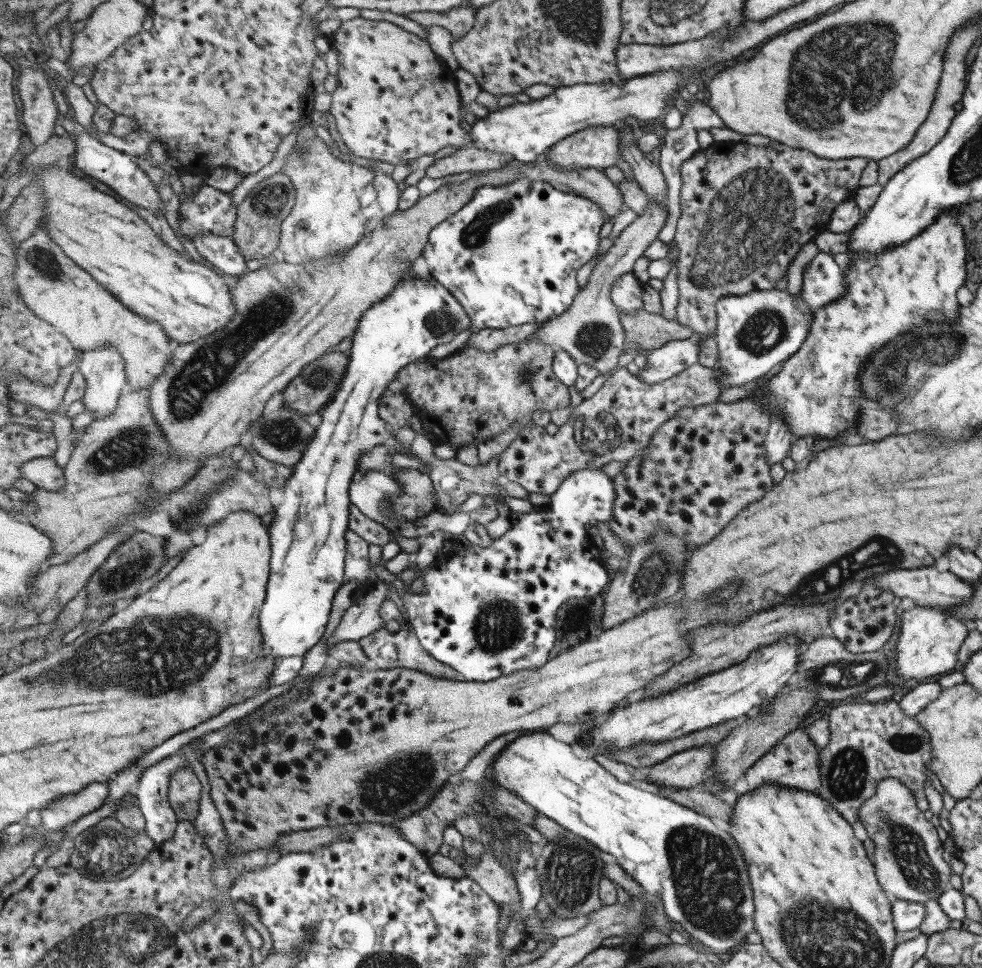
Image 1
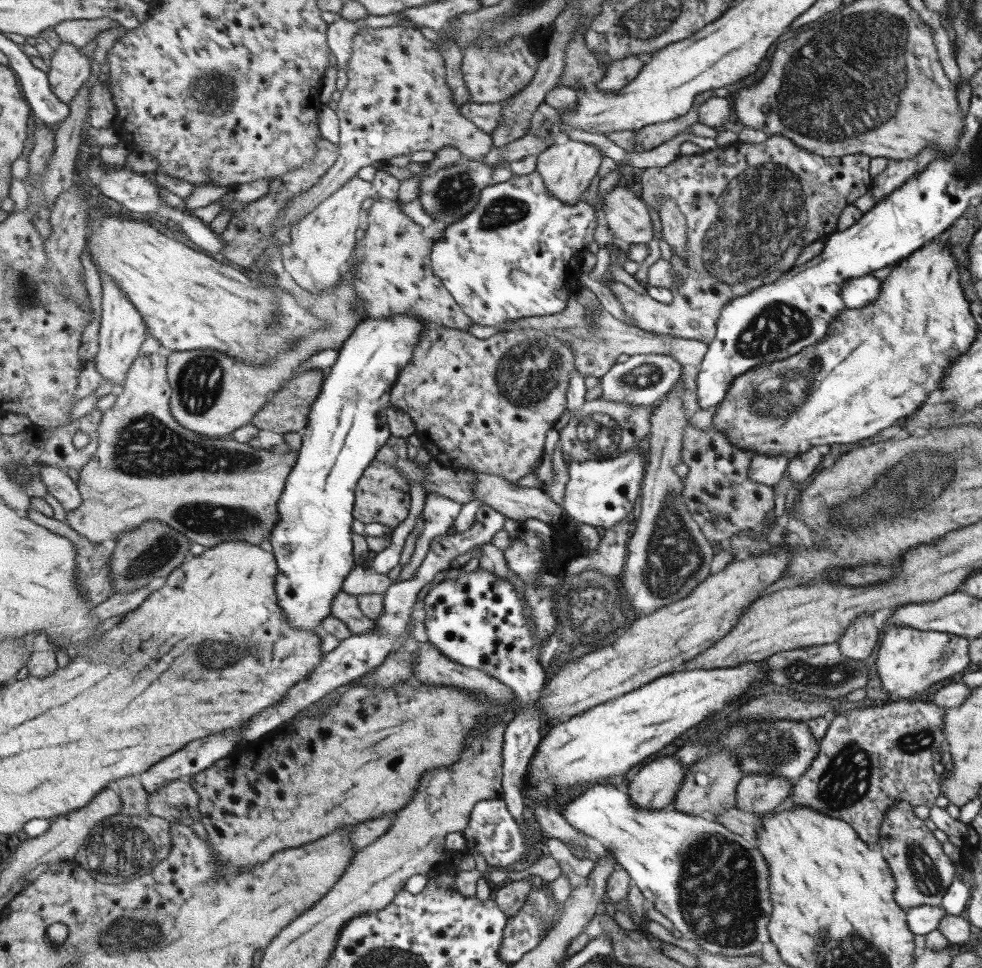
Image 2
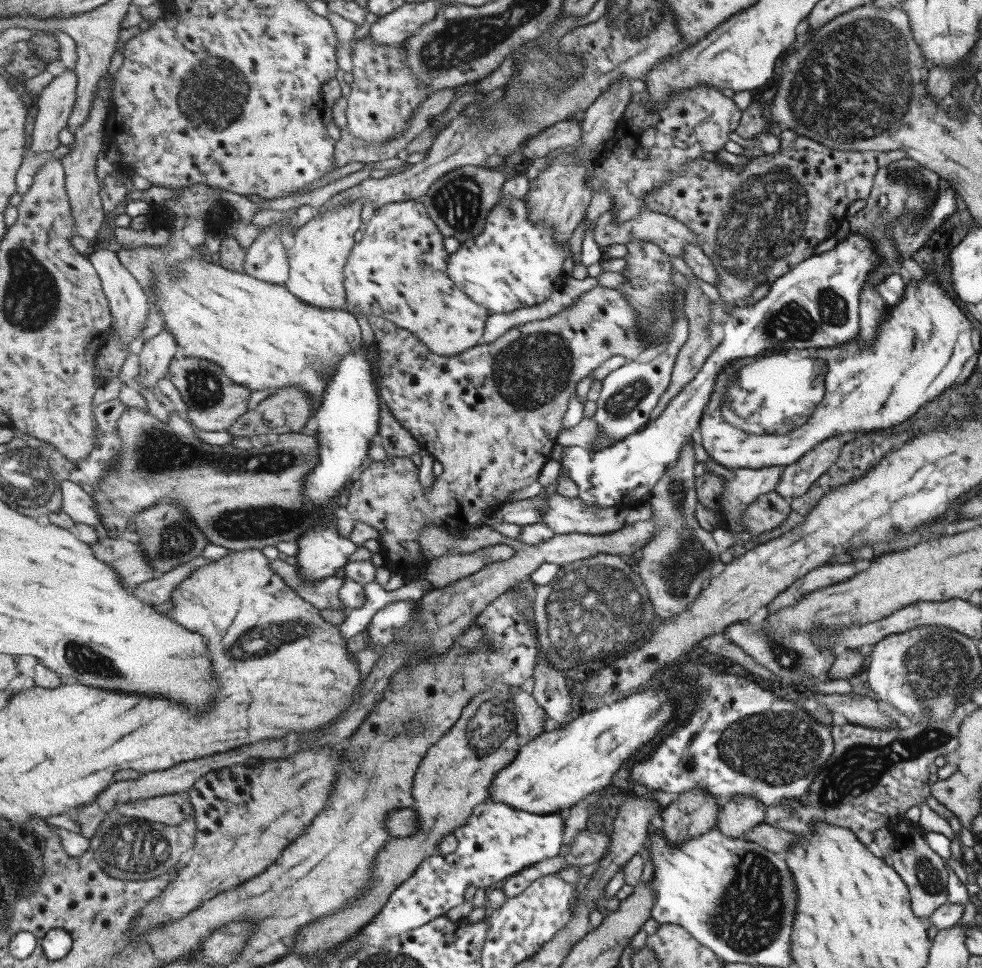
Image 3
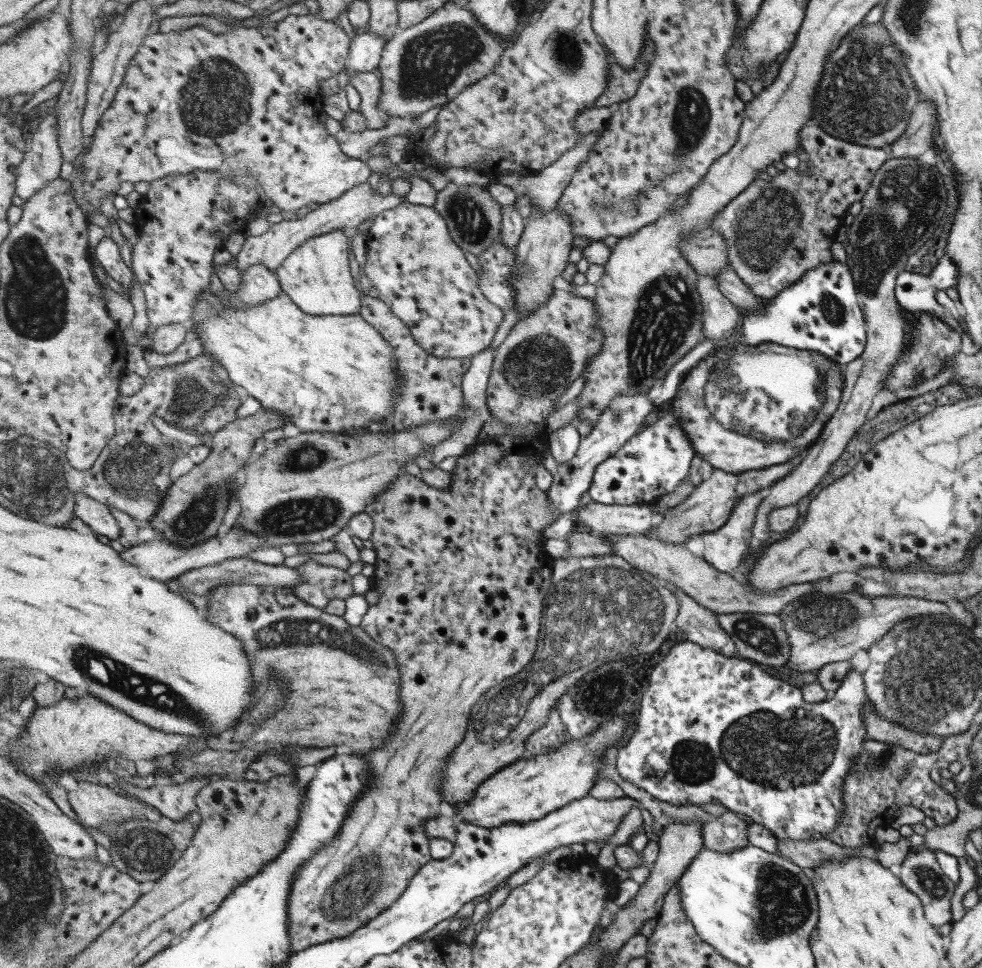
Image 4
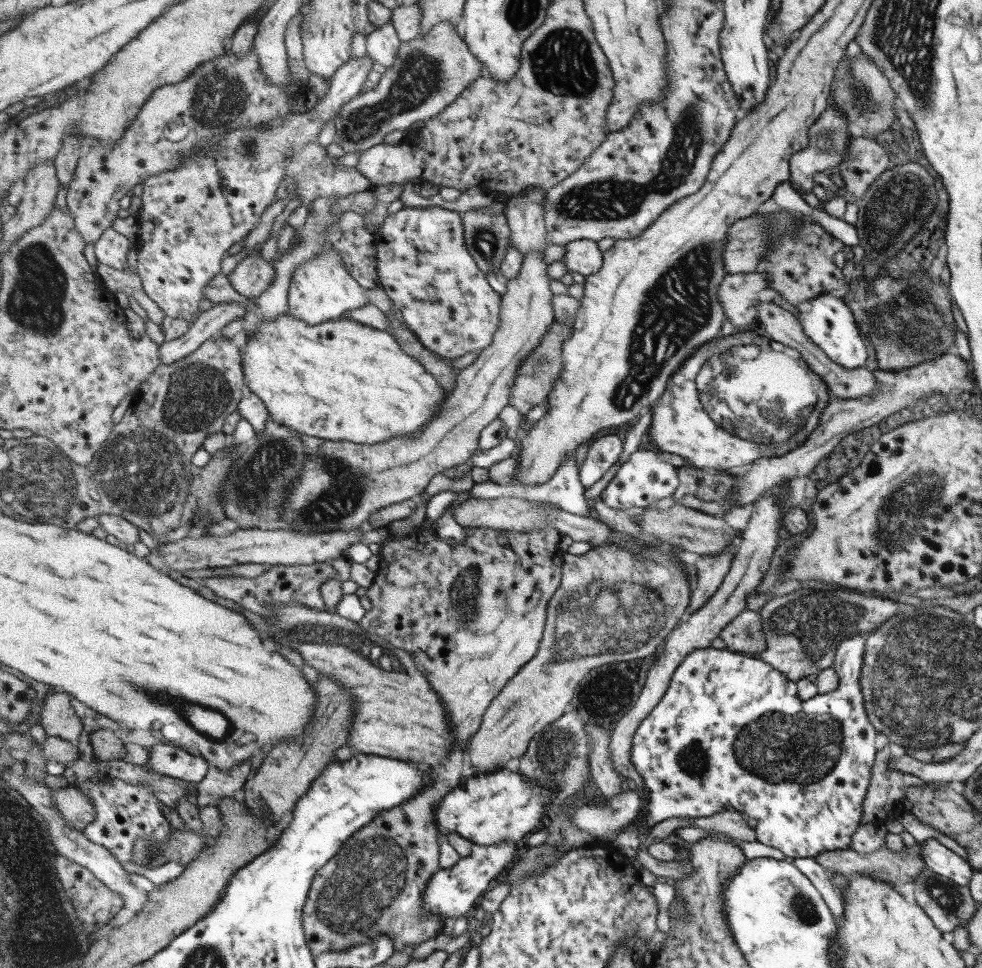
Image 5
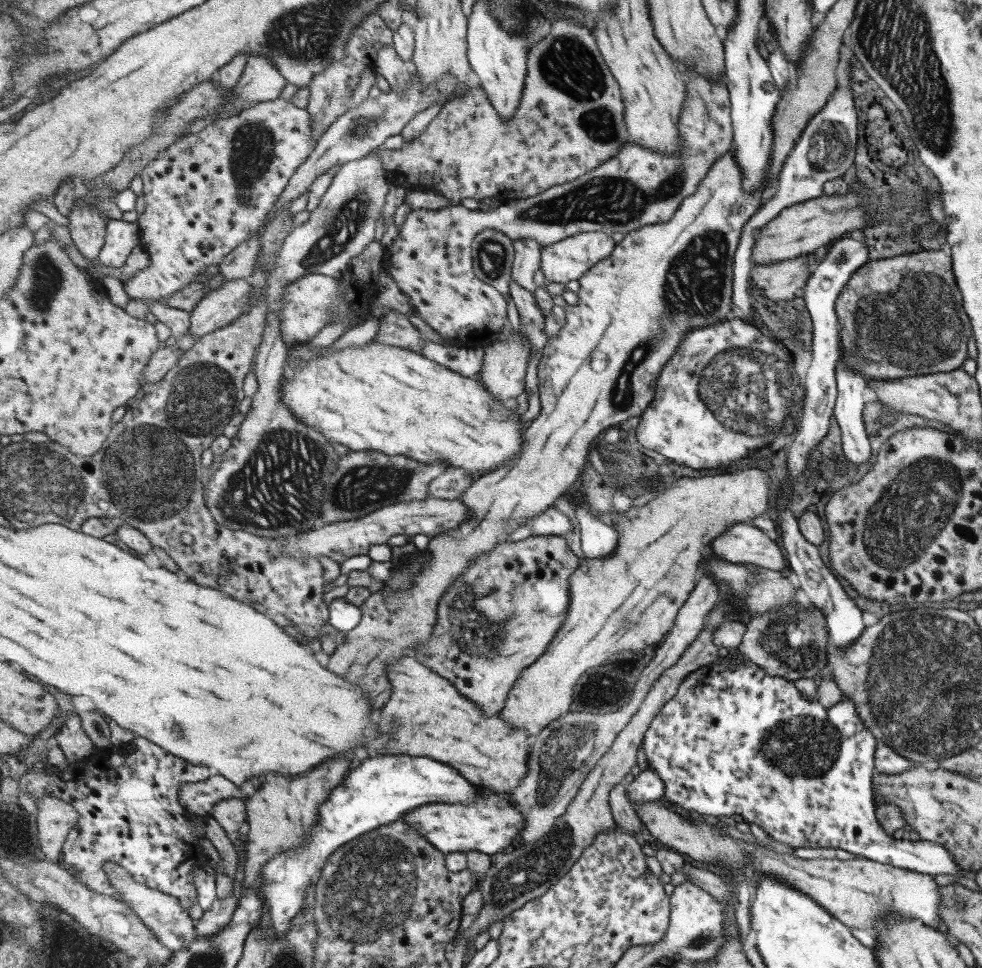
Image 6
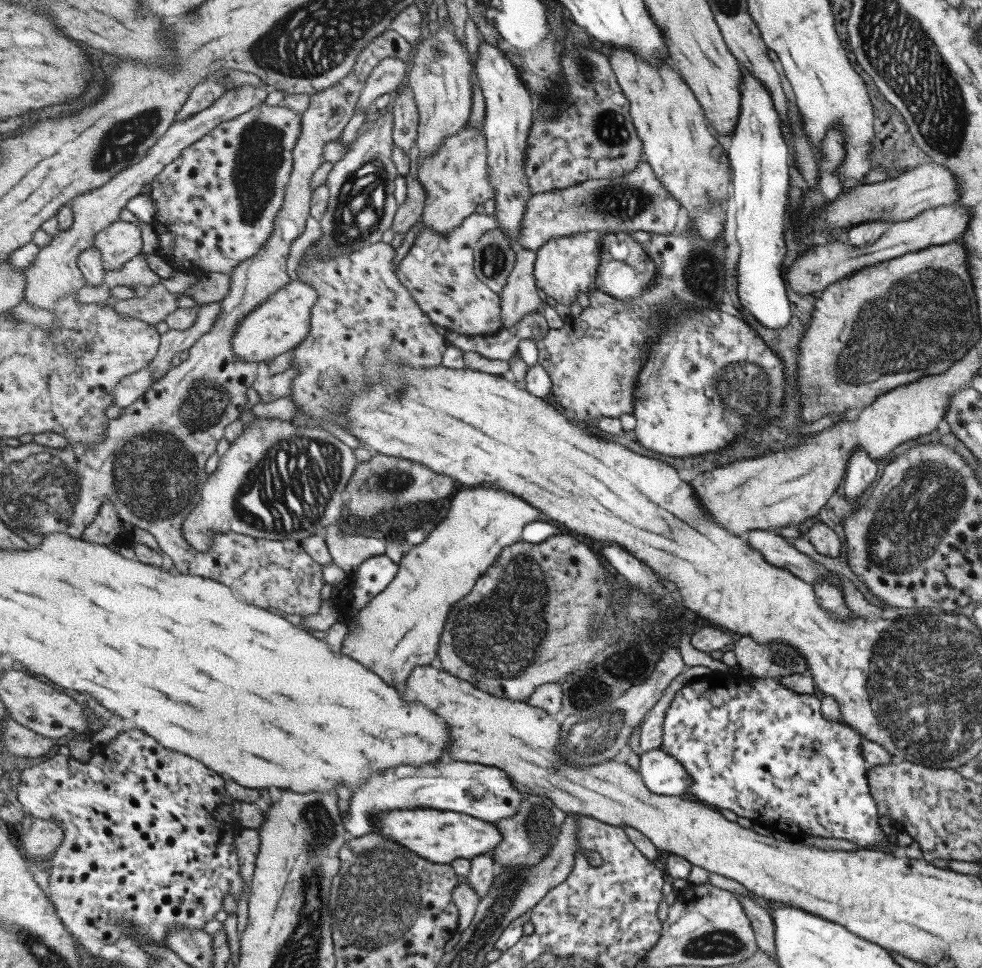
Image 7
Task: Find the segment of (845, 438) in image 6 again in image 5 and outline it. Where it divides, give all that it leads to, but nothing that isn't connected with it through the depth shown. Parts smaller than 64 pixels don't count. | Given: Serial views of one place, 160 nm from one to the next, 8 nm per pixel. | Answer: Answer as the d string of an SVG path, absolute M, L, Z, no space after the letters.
M825 291L823 294L817 294L815 298L801 305L796 318L803 328L803 335L827 355L827 358L840 364L843 368L865 367L867 355L861 334L859 334L859 327L853 320L849 308L845 306L845 302L829 293L829 291Z

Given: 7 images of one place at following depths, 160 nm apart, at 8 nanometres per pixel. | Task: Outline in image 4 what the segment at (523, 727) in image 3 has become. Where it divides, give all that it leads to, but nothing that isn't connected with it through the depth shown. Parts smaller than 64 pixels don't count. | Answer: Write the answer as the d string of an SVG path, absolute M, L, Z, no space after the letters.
M557 708L550 712L546 725L538 728L527 739L525 758L531 759L539 754L555 752L567 740L569 734Z

